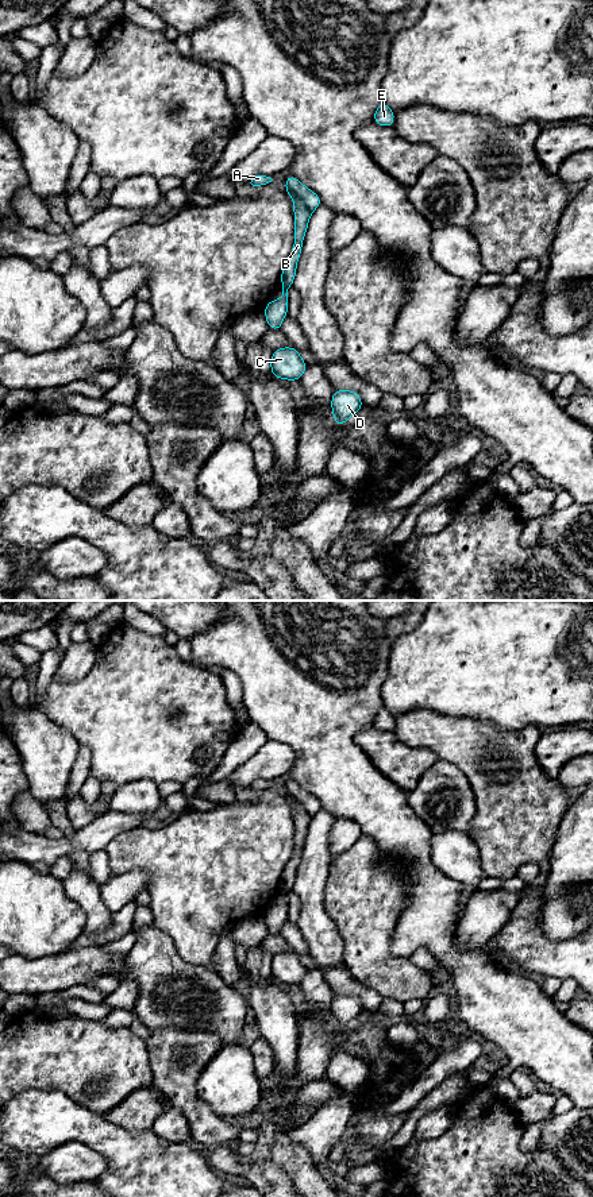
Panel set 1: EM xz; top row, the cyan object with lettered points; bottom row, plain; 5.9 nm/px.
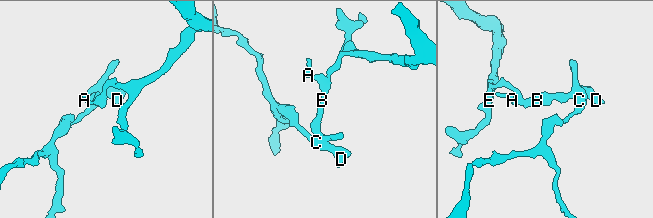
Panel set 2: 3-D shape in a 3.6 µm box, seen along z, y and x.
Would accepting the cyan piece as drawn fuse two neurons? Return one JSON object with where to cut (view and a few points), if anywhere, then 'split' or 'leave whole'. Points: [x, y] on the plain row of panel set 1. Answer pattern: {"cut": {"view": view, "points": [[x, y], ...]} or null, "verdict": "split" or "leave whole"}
{"cut": {"view": "xz", "points": [[285, 790], [301, 804], [310, 817]]}, "verdict": "split"}

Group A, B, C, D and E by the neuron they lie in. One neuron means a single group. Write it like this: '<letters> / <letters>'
A B C D / E

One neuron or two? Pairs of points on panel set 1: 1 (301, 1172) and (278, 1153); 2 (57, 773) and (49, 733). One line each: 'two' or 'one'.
1: one
2: one

